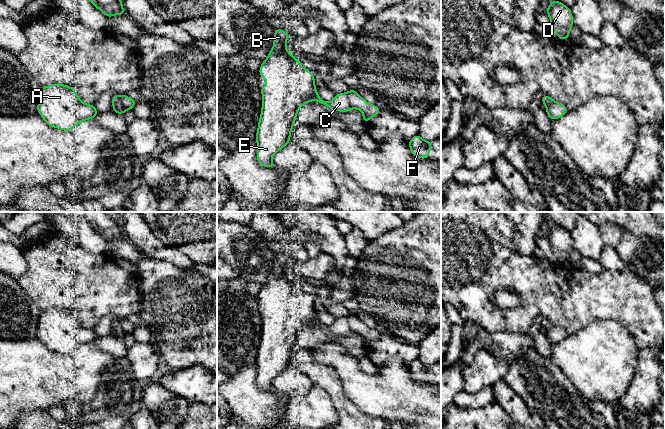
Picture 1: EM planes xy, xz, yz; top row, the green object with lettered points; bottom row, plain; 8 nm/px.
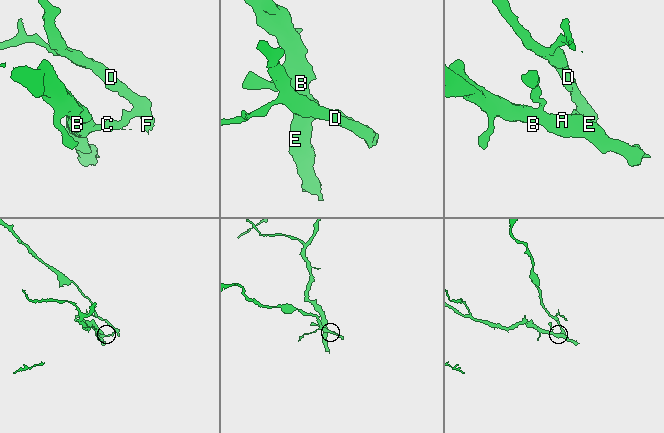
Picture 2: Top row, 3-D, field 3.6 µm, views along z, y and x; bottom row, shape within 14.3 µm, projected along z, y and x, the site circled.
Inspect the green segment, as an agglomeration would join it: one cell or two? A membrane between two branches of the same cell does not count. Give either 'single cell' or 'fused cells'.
fused cells

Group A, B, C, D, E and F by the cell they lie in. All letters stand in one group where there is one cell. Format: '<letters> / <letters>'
A B C E / D F

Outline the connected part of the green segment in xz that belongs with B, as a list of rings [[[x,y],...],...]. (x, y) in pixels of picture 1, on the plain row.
[[[275,252],[273,272],[258,295],[266,310],[260,312],[265,321],[256,358],[257,385],[269,392],[274,392],[272,380],[290,367],[297,336],[304,328],[316,324],[334,335],[353,332],[347,317],[335,319],[330,326],[319,321],[313,297],[285,273],[288,260],[287,255]]]

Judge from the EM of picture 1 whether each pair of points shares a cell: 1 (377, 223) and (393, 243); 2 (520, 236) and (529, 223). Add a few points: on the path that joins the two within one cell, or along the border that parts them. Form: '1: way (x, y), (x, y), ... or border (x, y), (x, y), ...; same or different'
1: border (404, 222), (368, 242); different
2: way (523, 233), (526, 226); same

